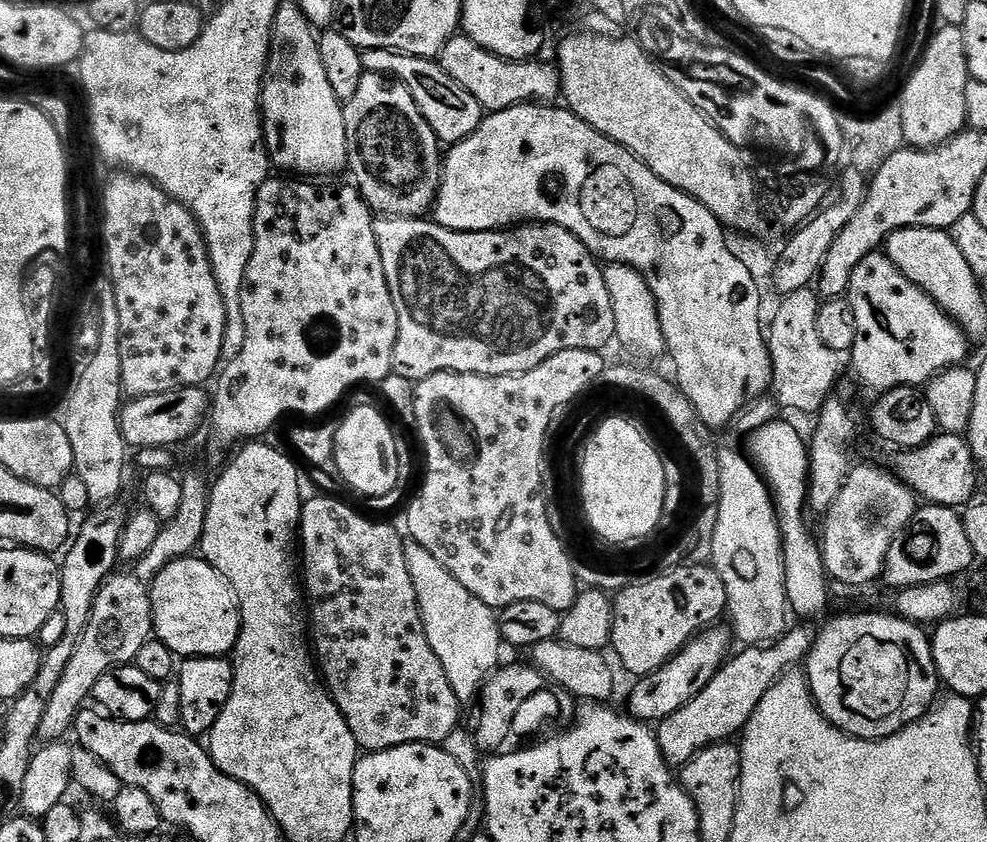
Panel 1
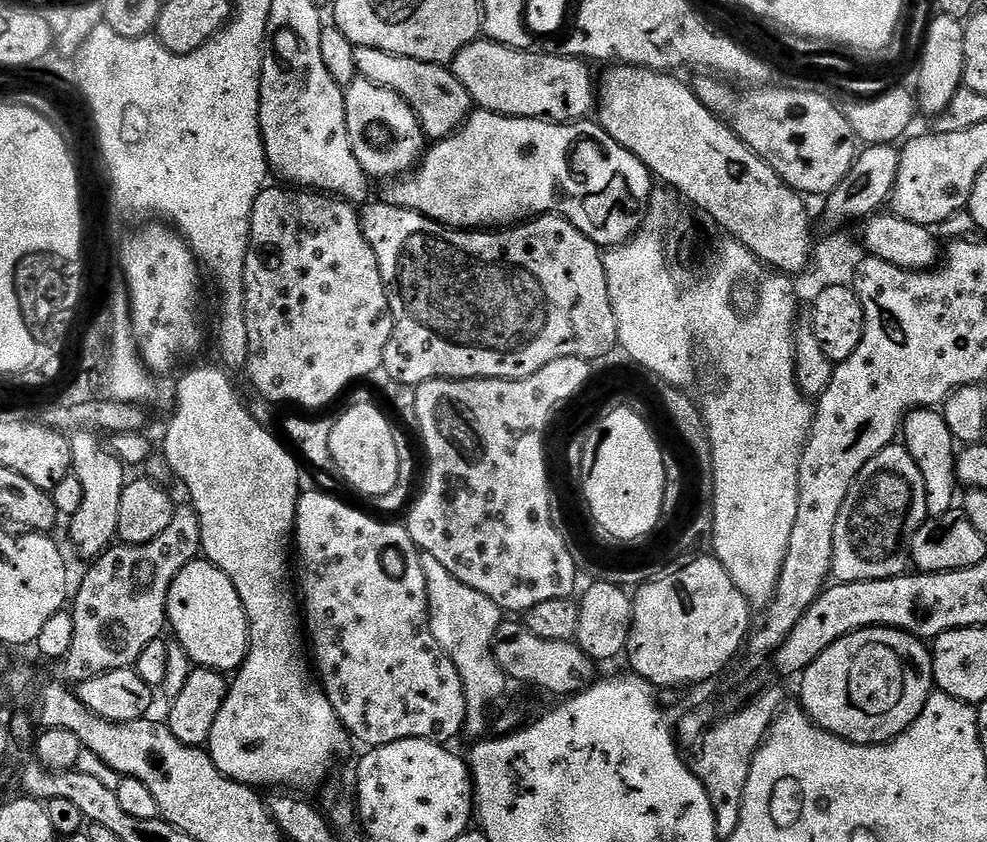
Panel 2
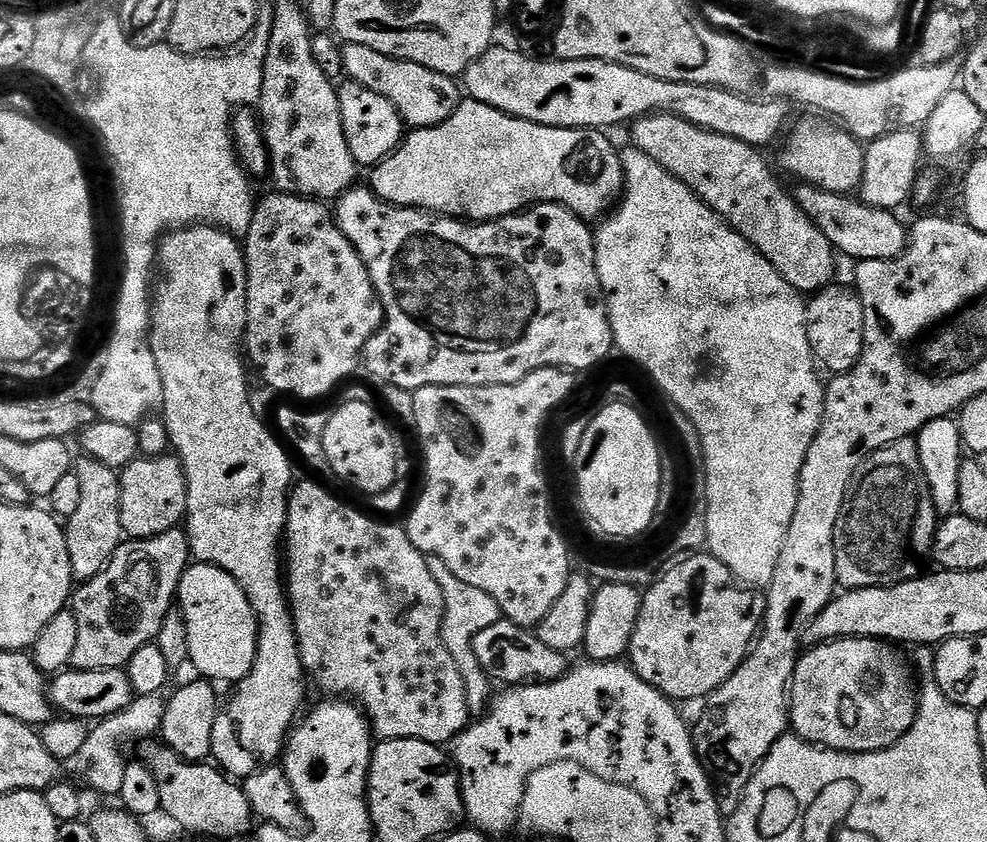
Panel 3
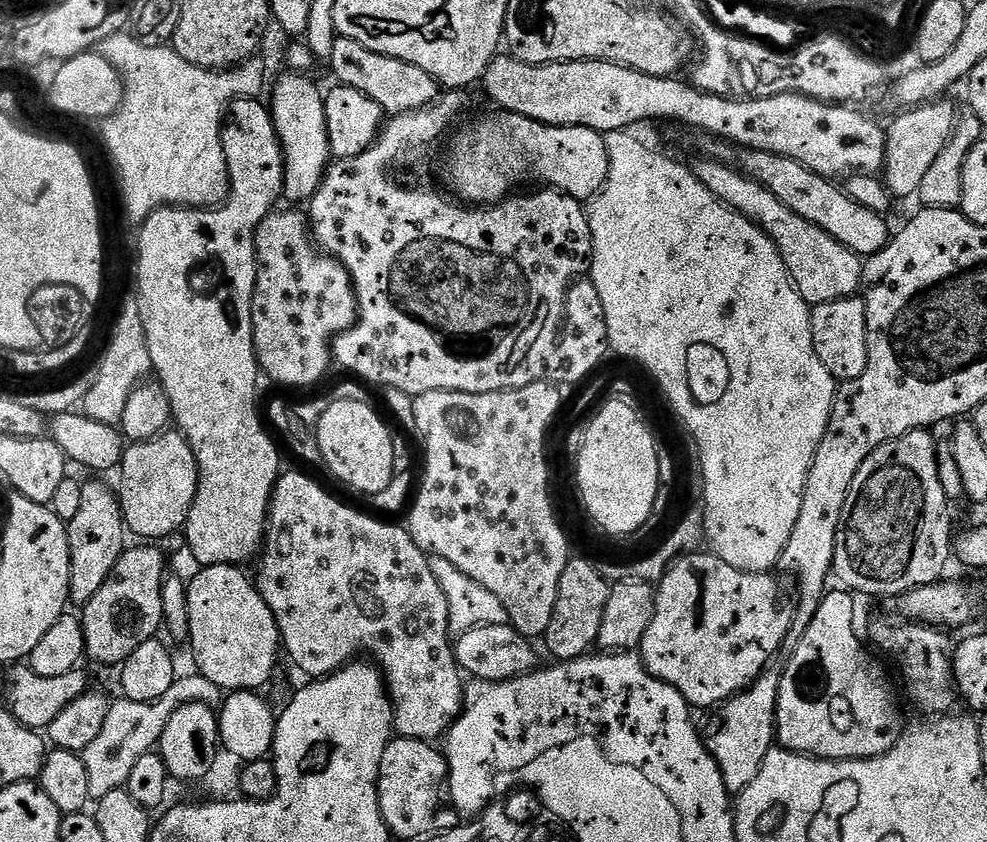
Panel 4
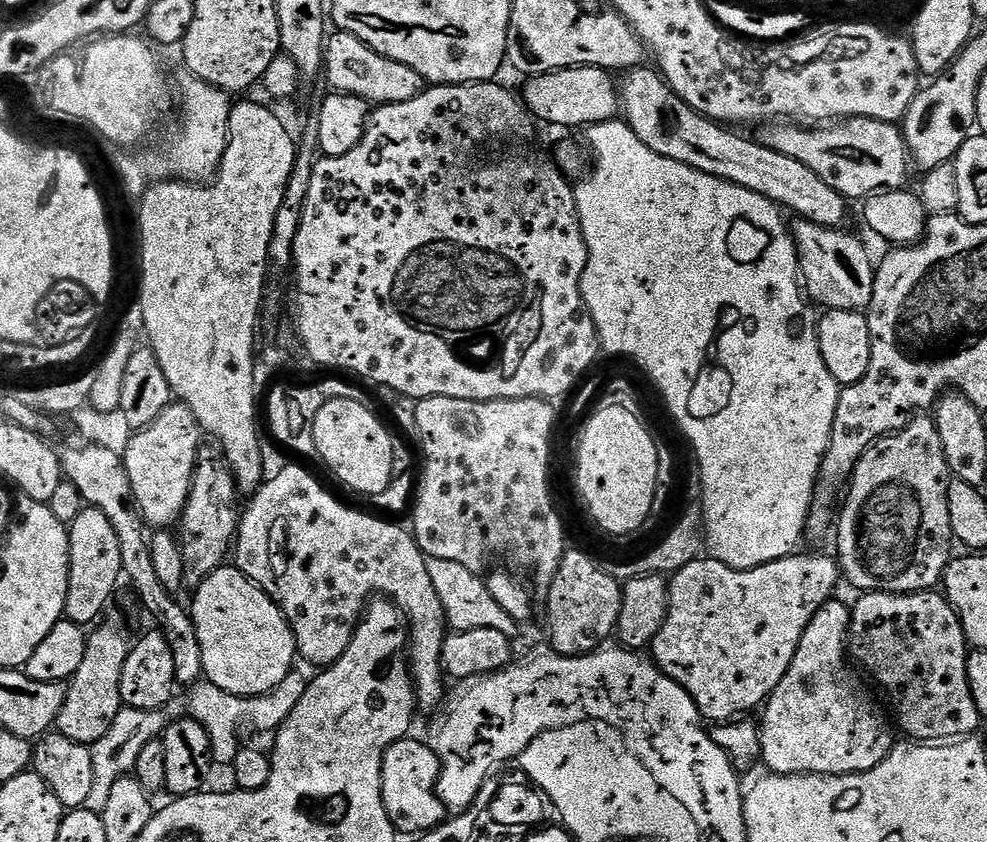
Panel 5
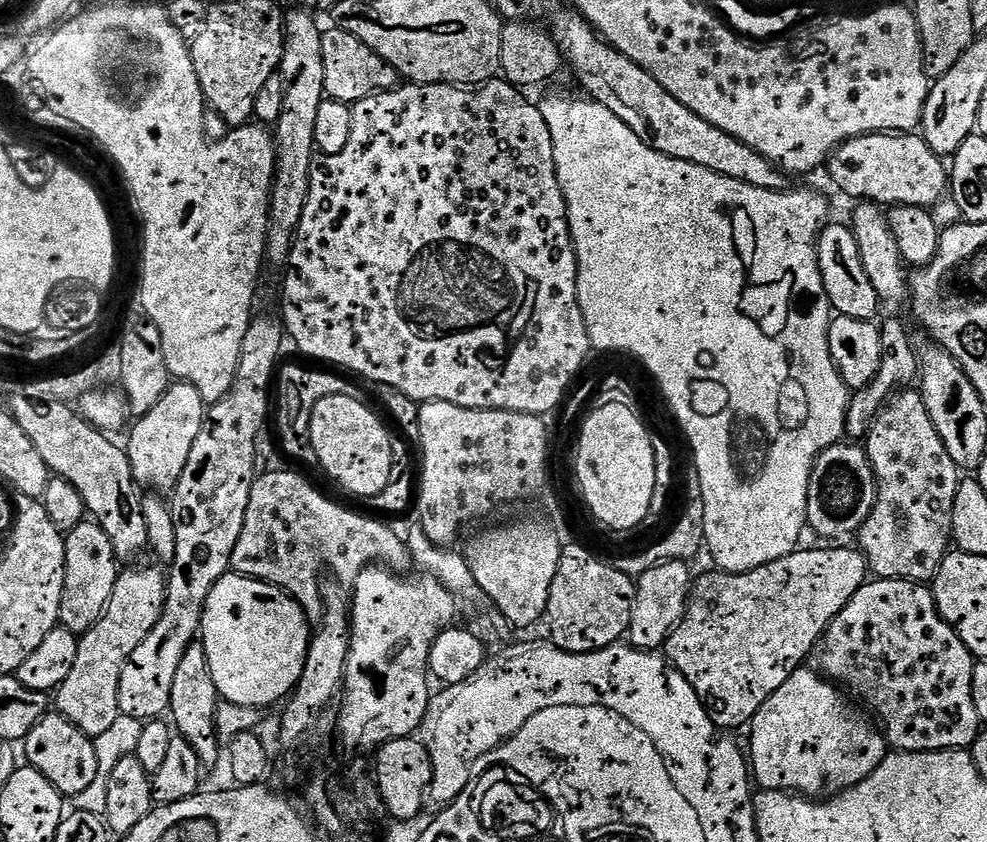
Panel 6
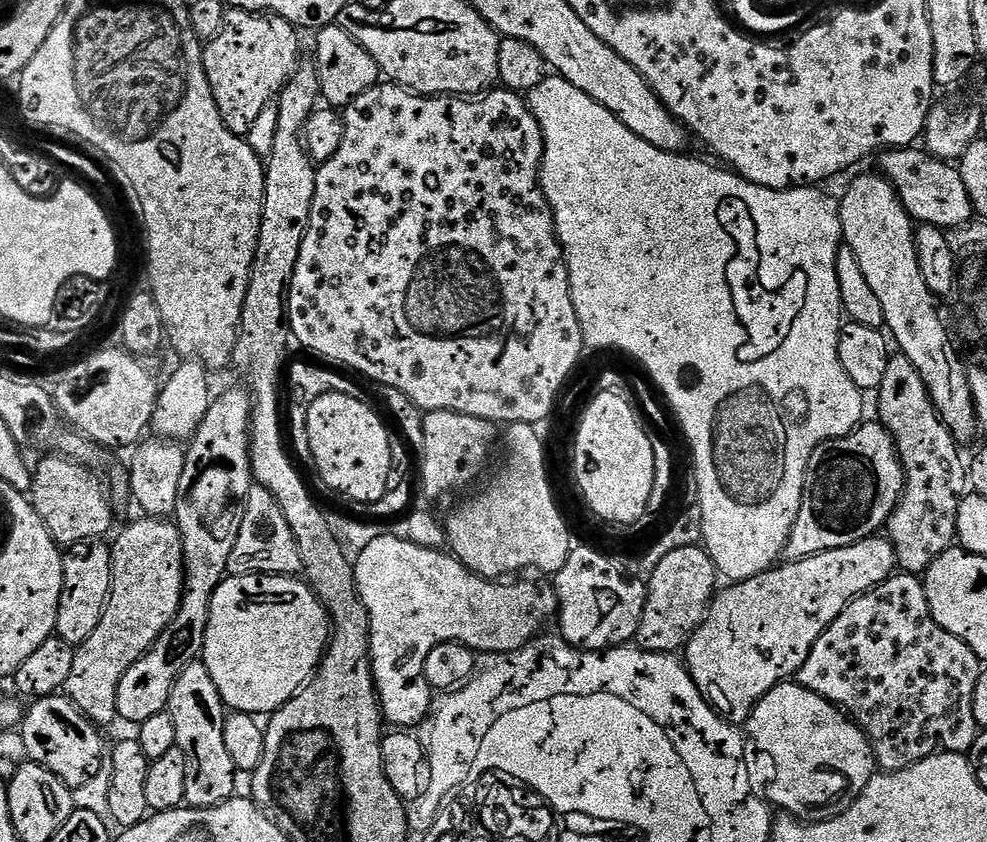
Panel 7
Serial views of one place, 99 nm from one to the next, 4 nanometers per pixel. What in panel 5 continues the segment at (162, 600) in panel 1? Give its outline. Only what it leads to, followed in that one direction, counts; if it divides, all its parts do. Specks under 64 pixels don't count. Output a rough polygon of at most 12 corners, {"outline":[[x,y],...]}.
{"outline":[[235,566],[190,604],[204,676],[235,696],[293,671],[282,610]]}

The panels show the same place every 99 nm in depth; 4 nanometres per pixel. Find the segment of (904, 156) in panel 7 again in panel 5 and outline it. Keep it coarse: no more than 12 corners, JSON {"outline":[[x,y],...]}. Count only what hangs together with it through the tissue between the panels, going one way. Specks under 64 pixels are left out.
{"outline":[[772,122],[762,143],[845,201],[905,187],[896,124]]}

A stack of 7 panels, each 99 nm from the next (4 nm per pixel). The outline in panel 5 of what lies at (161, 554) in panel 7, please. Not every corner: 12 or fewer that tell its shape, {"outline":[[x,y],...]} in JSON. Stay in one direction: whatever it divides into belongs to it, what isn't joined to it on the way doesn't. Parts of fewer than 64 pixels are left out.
{"outline":[[91,629],[54,725],[89,746],[122,707],[130,639]]}

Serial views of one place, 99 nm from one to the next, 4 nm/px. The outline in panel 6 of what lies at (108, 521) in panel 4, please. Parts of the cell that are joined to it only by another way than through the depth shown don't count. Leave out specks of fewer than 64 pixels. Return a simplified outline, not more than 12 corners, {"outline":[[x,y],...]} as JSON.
{"outline":[[95,522],[67,529],[59,627],[83,634],[114,594],[118,561]]}

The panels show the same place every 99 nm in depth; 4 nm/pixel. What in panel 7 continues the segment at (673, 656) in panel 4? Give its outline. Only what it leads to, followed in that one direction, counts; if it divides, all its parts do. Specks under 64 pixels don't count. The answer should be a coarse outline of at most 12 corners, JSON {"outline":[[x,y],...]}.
{"outline":[[883,535],[721,587],[683,663],[743,725],[897,571]]}

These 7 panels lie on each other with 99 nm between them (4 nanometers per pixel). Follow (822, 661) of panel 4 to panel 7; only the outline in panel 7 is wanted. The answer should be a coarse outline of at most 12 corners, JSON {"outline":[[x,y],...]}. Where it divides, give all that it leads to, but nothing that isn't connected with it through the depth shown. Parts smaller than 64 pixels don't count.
{"outline":[[795,682],[754,706],[767,799],[805,822],[842,814],[877,775],[847,712]]}

